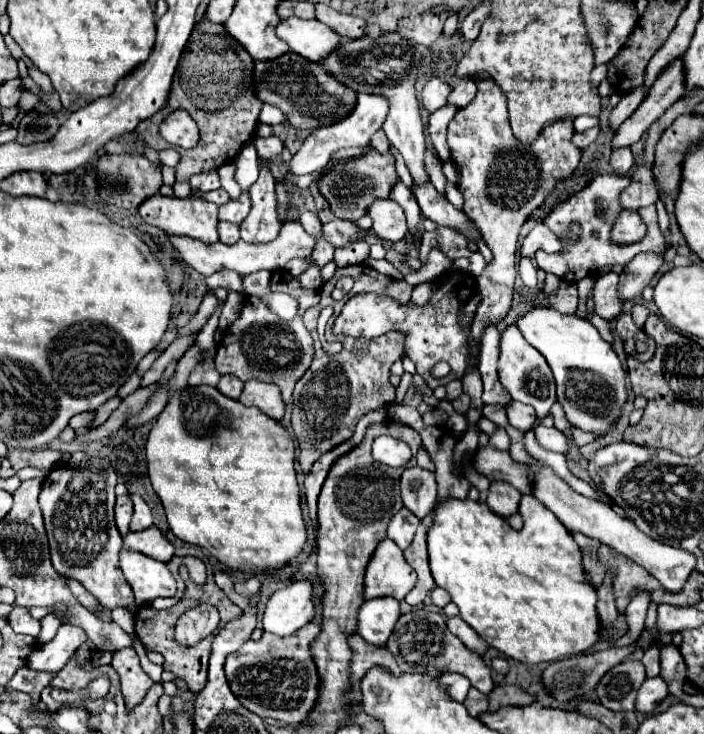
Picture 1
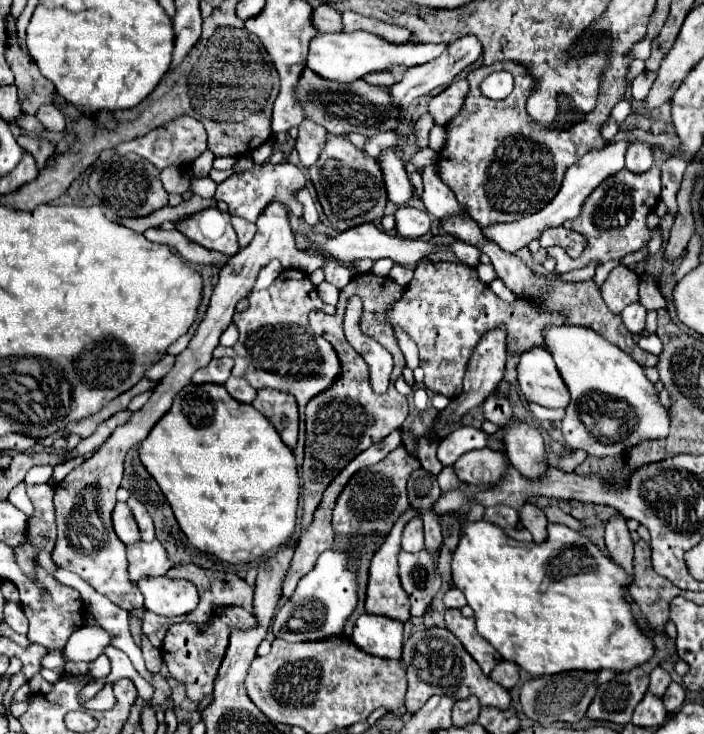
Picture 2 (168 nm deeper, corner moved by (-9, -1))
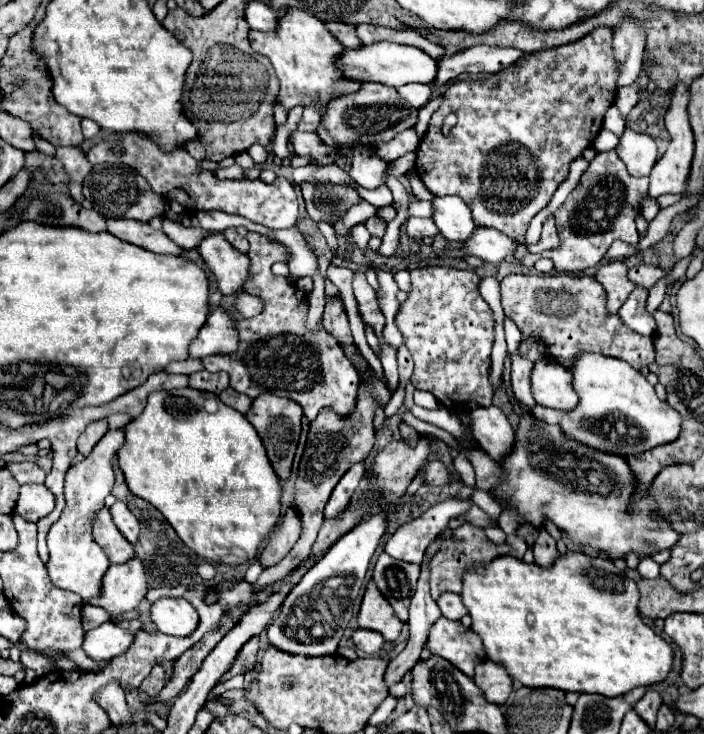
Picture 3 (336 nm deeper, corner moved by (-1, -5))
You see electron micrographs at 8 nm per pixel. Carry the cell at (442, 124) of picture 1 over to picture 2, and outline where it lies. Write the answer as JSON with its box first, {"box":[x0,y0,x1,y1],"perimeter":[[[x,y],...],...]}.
{"box":[430,126,446,152],"perimeter":[[[434,126],[430,130],[430,148],[440,152],[446,146],[446,126]]]}

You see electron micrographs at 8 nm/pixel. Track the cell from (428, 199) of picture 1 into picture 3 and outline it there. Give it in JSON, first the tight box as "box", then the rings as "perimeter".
{"box":[500,274,654,370],"perimeter":[[[510,274],[500,284],[504,314],[516,322],[524,338],[534,338],[546,348],[546,358],[572,368],[578,354],[596,352],[610,358],[626,360],[640,370],[654,362],[652,336],[640,336],[630,330],[618,314],[610,314],[604,304],[604,288],[588,274],[558,274],[558,276],[520,276]]]}

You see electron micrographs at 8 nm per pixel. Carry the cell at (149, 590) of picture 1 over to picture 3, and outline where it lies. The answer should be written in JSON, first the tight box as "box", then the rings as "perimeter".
{"box":[150,598,200,638],"perimeter":[[[162,598],[152,604],[150,614],[160,632],[176,638],[190,636],[200,620],[194,606],[182,598]]]}

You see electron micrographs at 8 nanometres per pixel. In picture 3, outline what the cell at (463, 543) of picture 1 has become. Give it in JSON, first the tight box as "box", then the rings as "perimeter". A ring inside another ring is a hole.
{"box":[462,554,674,696],"perimeter":[[[560,554],[560,560],[556,560],[556,564],[552,568],[540,568],[536,564],[524,564],[522,560],[516,560],[512,556],[500,556],[494,558],[488,566],[476,566],[476,568],[468,568],[464,572],[464,590],[462,590],[462,600],[464,606],[468,608],[470,616],[472,616],[472,630],[482,638],[484,642],[484,650],[486,656],[498,664],[502,664],[508,674],[518,680],[522,686],[528,688],[558,688],[564,692],[578,692],[578,694],[600,694],[600,696],[624,696],[626,692],[634,690],[636,686],[652,686],[652,684],[660,684],[666,680],[668,672],[672,670],[672,658],[674,652],[670,648],[670,644],[658,636],[652,628],[648,628],[638,612],[638,588],[634,584],[634,580],[630,580],[624,572],[620,572],[608,558],[600,558],[600,556],[586,556],[586,554]],[[528,614],[534,616],[534,626],[530,628],[526,624]]]}

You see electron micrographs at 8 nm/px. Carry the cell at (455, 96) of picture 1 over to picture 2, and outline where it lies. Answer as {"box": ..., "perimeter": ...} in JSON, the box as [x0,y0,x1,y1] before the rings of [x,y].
{"box":[428,80,470,124],"perimeter":[[[454,80],[444,92],[432,98],[428,112],[434,116],[436,124],[448,124],[460,110],[470,92],[470,86],[466,80]]]}

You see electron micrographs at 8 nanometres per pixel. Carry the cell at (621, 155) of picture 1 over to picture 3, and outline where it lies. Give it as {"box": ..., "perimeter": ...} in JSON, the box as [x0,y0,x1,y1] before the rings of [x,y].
{"box":[616,128,658,176],"perimeter":[[[626,128],[620,140],[620,146],[616,148],[620,158],[624,160],[628,172],[632,176],[648,176],[652,166],[656,164],[658,158],[658,148],[656,142],[640,132],[634,132]]]}

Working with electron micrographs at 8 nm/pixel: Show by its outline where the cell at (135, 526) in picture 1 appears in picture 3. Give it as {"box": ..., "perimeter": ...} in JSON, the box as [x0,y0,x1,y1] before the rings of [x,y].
{"box":[110,502,140,544],"perimeter":[[[114,502],[112,508],[110,508],[110,514],[112,514],[112,520],[118,526],[118,530],[124,534],[124,538],[130,544],[136,544],[136,538],[138,538],[138,532],[140,532],[140,524],[138,524],[136,516],[128,510],[128,506],[124,502]]]}

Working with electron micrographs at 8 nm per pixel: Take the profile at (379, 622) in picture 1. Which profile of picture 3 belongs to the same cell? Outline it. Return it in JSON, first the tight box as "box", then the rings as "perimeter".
{"box":[352,630,384,654],"perimeter":[[[356,630],[352,640],[354,640],[356,650],[360,650],[364,654],[378,654],[384,646],[384,638],[372,630]]]}

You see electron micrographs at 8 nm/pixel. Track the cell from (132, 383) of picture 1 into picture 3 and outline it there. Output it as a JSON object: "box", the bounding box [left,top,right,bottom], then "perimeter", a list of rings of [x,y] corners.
{"box":[166,358,204,376],"perimeter":[[[188,358],[188,360],[182,360],[182,362],[172,362],[166,368],[166,372],[170,372],[170,374],[186,374],[186,376],[200,372],[200,370],[204,370],[200,358]]]}

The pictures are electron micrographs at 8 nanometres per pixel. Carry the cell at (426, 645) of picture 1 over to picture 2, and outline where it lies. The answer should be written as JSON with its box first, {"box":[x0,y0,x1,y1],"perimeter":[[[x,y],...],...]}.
{"box":[402,628,510,714],"perimeter":[[[422,628],[412,632],[412,636],[404,642],[402,648],[402,662],[408,668],[408,692],[406,692],[406,710],[414,714],[418,708],[426,704],[426,700],[434,694],[446,694],[456,700],[478,696],[482,706],[496,706],[508,708],[510,706],[510,692],[498,686],[492,678],[484,676],[476,660],[468,656],[466,648],[448,632],[448,628]]]}

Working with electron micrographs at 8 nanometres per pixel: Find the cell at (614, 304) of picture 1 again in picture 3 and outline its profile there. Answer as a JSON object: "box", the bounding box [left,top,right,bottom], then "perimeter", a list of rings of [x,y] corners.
{"box":[594,260,636,314],"perimeter":[[[618,260],[608,262],[596,270],[594,278],[604,286],[608,294],[608,304],[606,304],[608,312],[618,314],[620,306],[626,302],[630,292],[636,288],[628,278],[628,266]]]}

